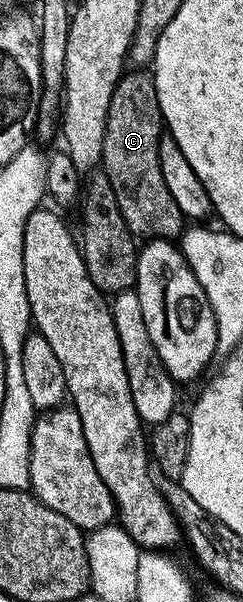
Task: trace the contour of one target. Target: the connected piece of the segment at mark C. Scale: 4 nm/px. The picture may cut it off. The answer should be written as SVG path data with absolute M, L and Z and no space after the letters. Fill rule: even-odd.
M143 69L126 72L115 85L110 101L100 164L109 179L126 227L135 225L135 221L131 221L135 213L143 213L143 221L147 221L147 233L141 239L145 241L175 241L182 236L185 228L184 215L171 196L160 169L158 145L162 134L163 124L154 76ZM135 177L147 177L147 201L135 201L135 193L127 189L127 181L135 181ZM135 205L139 205L139 209L135 209Z

